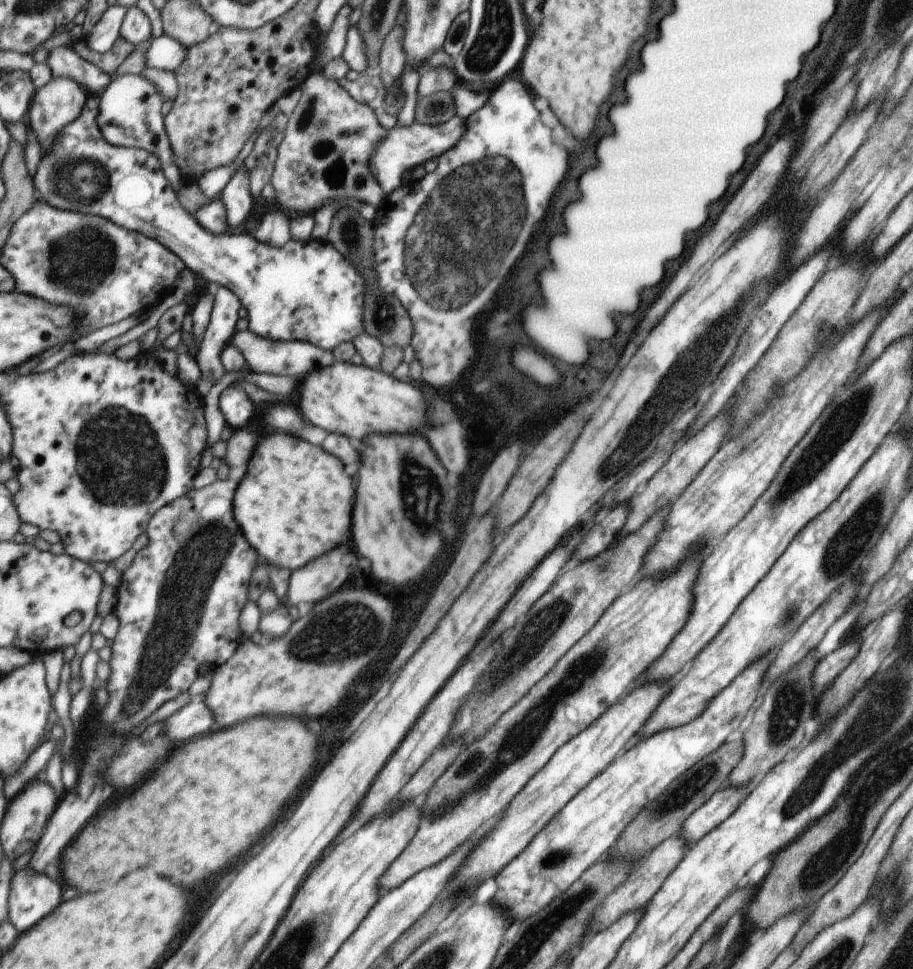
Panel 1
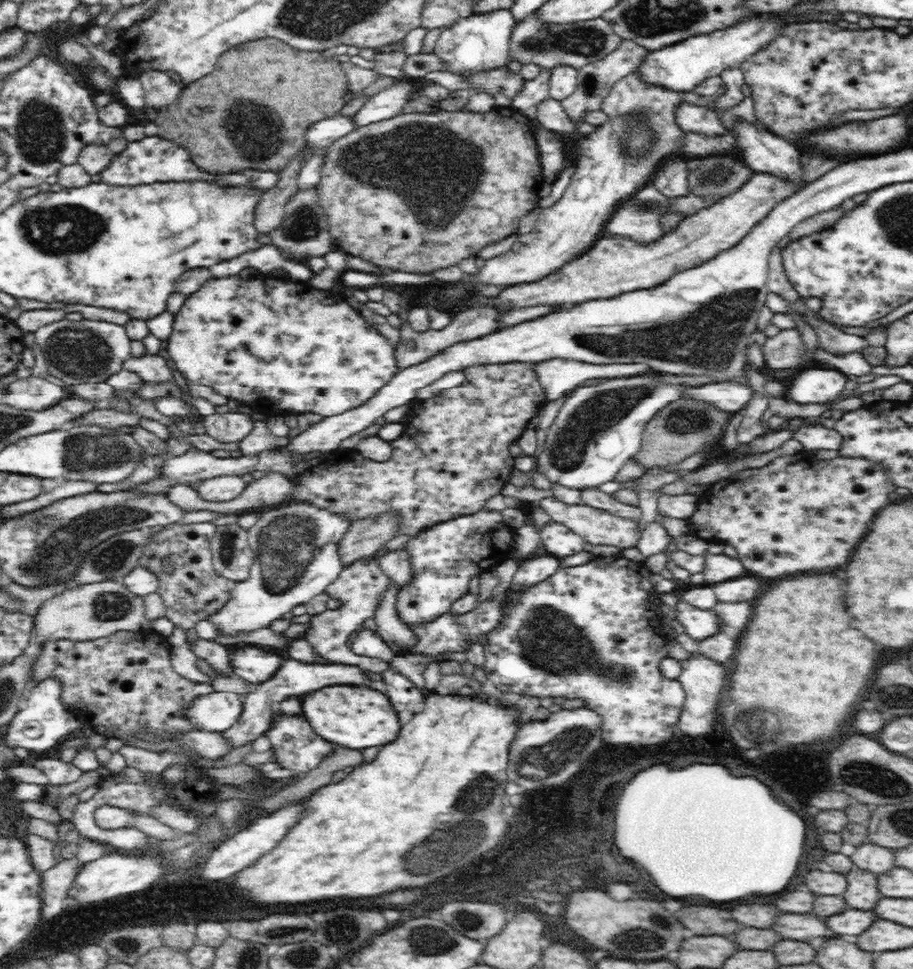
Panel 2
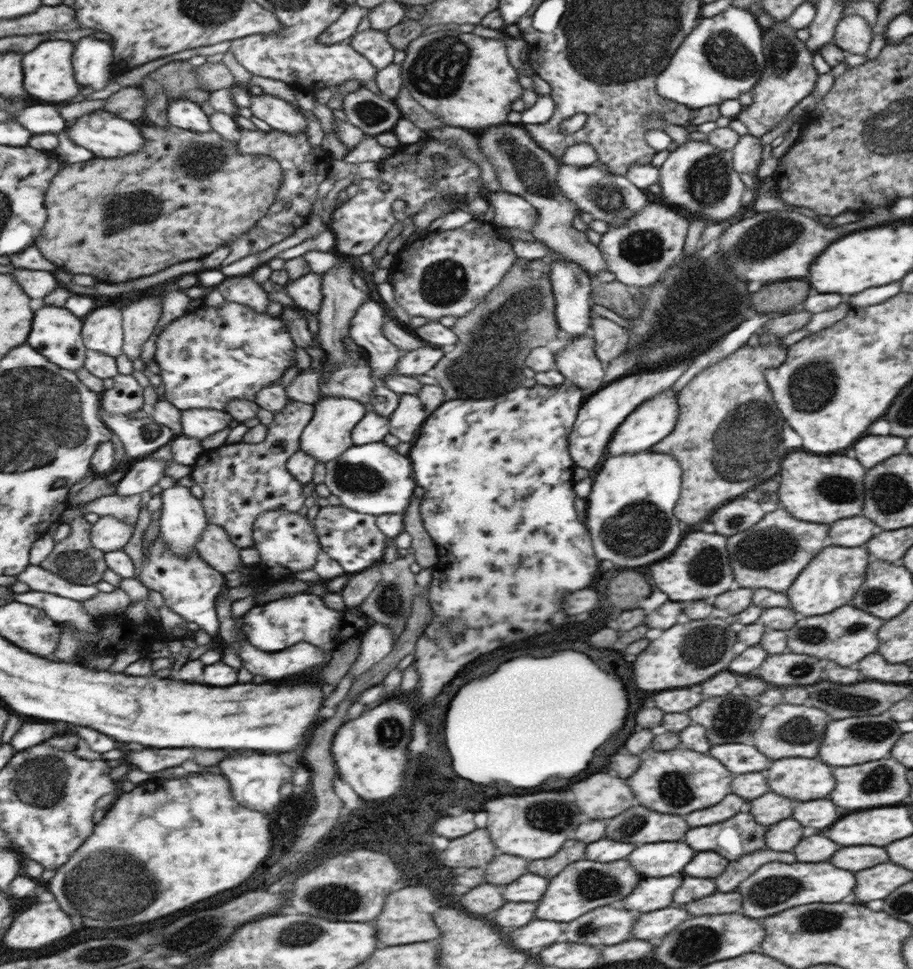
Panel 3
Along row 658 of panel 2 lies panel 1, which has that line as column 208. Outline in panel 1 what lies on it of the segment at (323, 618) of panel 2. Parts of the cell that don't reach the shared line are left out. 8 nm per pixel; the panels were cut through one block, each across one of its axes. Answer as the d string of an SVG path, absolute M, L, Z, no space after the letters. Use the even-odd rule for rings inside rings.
M220 288L215 299L217 301L214 318L206 334L206 342L202 342L200 346L196 361L199 364L201 379L205 375L204 380L208 378L218 381L225 373L222 365L222 352L238 330L243 302L236 292L228 288Z

